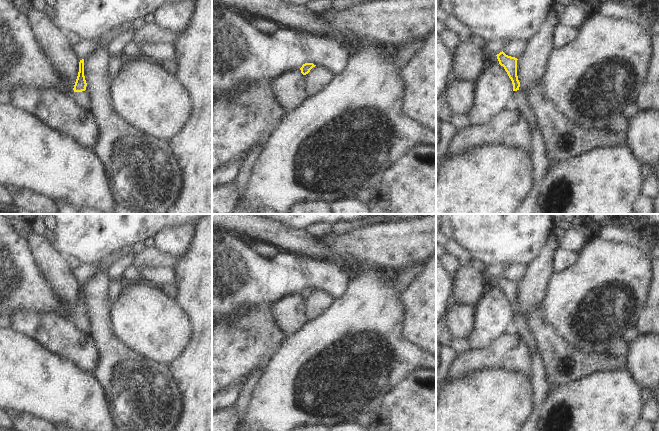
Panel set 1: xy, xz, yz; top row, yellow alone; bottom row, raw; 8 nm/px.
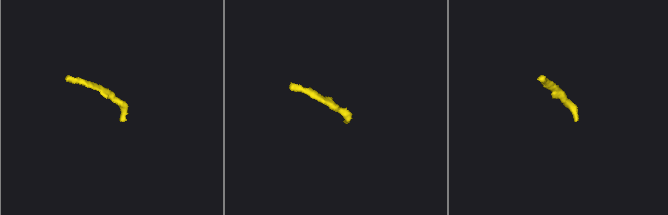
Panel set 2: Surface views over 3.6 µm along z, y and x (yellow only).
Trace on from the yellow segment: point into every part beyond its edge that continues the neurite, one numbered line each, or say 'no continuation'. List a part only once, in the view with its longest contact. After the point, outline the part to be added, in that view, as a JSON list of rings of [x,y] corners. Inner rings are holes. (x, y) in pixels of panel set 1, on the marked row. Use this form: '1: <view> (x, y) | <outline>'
1: xy (82, 99) | [[[86,90],[82,92],[73,92],[73,100],[81,109],[90,111],[91,100]]]

